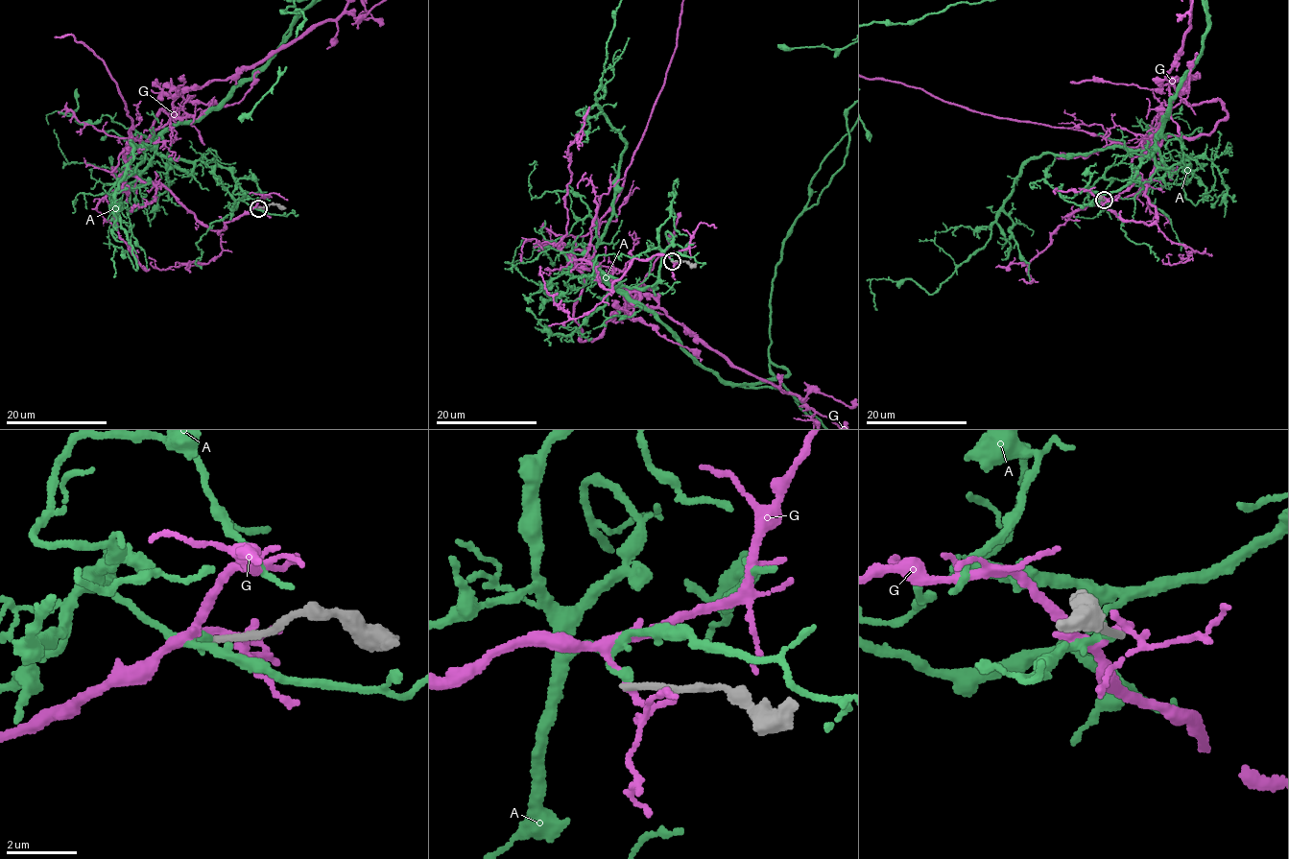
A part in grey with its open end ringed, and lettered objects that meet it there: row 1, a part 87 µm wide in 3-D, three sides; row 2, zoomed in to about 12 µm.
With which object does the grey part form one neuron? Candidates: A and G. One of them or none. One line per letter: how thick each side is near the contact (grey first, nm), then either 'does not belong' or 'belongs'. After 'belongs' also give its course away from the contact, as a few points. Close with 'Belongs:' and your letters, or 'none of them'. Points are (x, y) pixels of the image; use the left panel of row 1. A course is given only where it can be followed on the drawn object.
A: calibres 190 and 150 nm; does not belong
G: calibres 190 and 150 nm; does not belong
Belongs: none of them

